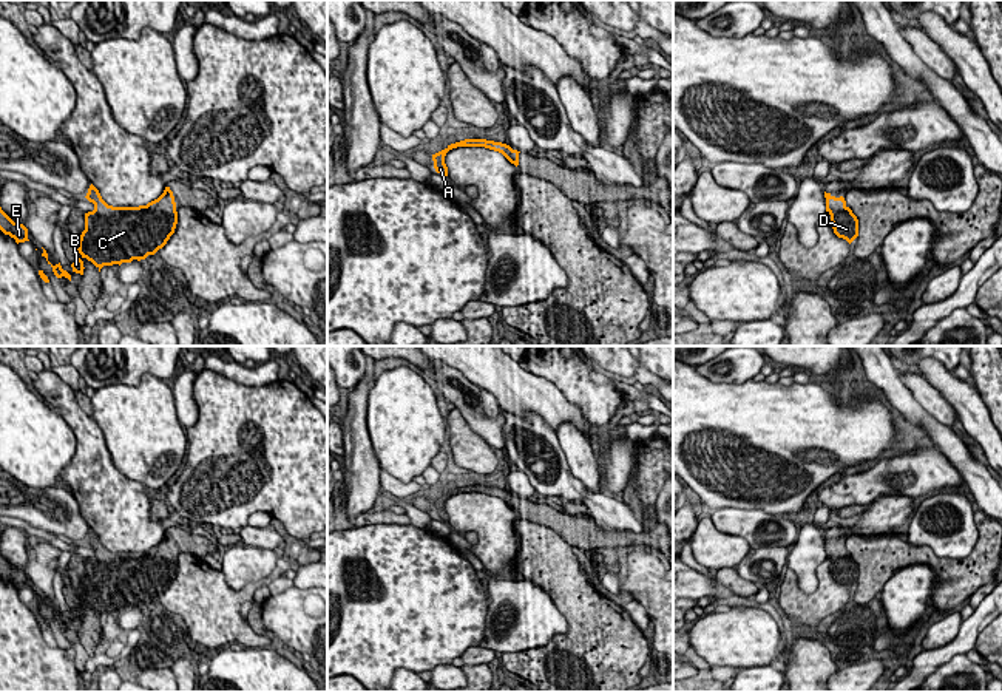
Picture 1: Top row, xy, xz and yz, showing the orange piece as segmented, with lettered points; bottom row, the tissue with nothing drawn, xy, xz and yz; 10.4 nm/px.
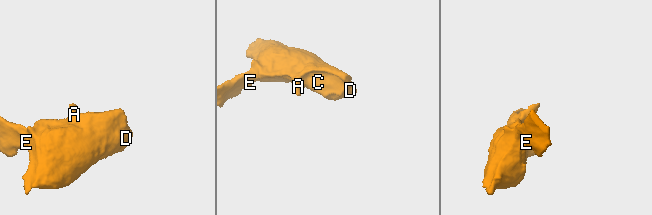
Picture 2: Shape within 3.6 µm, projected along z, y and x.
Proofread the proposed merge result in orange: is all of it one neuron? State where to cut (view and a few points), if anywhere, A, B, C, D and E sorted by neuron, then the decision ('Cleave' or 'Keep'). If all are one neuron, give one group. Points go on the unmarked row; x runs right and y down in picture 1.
No split. Groups: A B C D E. Keep

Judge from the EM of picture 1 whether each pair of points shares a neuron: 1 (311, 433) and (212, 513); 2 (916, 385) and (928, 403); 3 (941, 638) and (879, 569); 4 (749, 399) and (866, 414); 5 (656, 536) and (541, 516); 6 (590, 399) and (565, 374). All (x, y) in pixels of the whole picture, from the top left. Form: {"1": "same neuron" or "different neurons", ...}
{"1": "same neuron", "2": "same neuron", "3": "different neurons", "4": "same neuron", "5": "same neuron", "6": "same neuron"}

